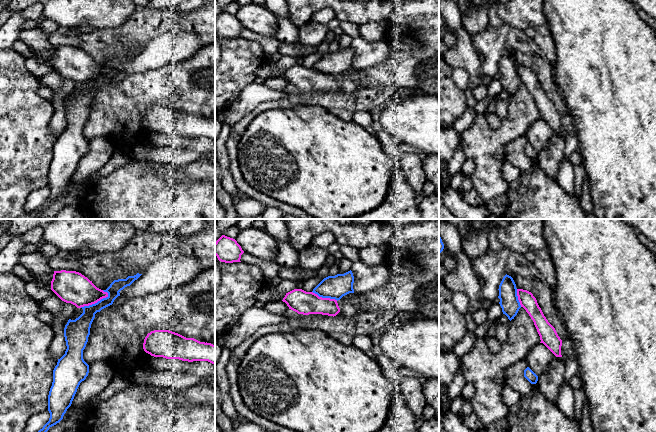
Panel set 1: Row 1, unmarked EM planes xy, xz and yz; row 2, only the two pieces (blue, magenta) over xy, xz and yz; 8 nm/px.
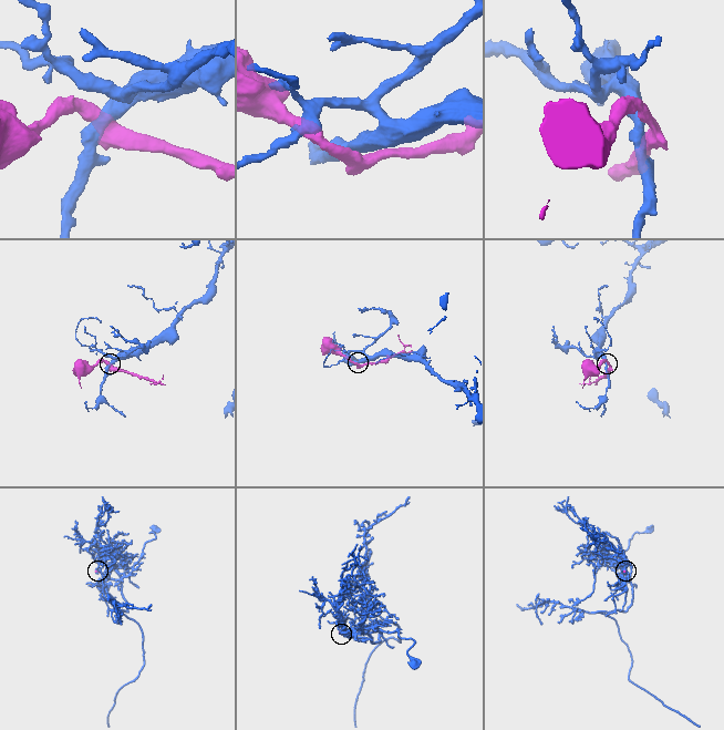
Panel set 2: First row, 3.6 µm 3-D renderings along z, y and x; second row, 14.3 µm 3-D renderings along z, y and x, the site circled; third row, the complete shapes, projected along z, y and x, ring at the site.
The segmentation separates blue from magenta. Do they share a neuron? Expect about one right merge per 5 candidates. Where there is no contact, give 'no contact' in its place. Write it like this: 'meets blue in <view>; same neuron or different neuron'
meets blue in xy; different neuron

